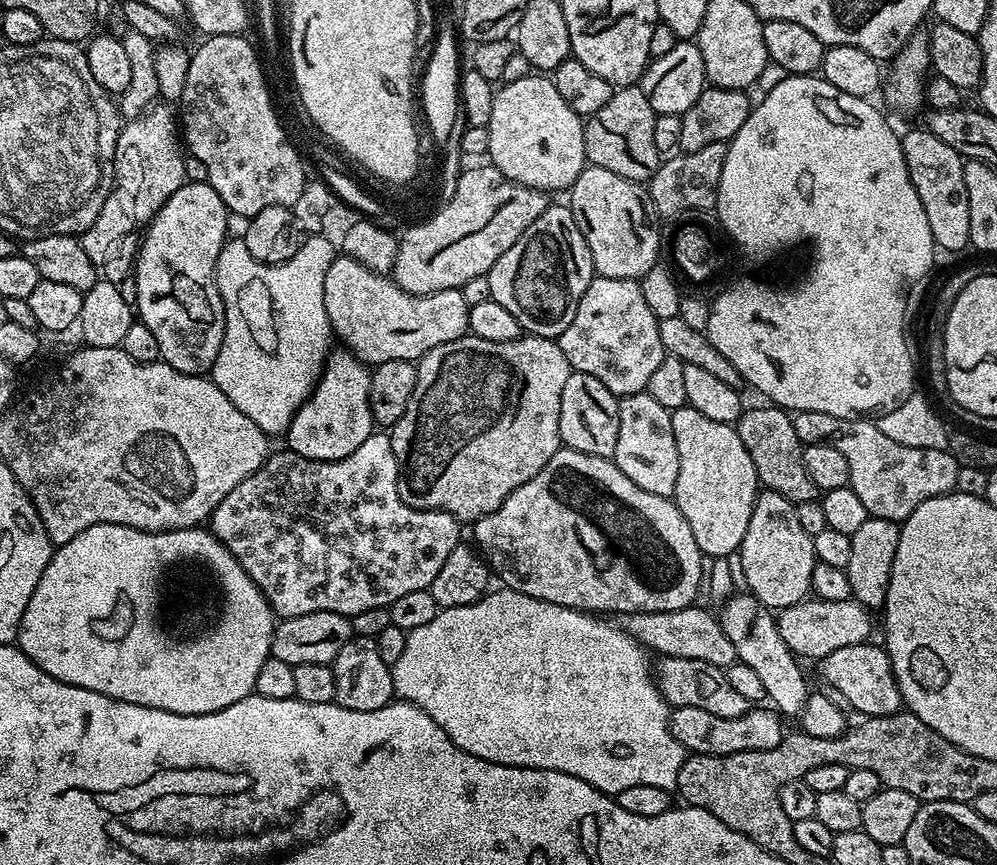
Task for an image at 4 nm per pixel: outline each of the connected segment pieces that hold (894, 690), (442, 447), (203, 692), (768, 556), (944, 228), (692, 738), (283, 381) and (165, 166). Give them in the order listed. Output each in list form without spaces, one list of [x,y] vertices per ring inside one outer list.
[[[872,643],[842,646],[842,650],[834,650],[834,654],[826,654],[826,658],[818,664],[820,680],[840,690],[843,697],[851,703],[853,713],[864,718],[889,716],[901,711],[902,708],[898,682],[894,678],[894,670],[887,651],[879,643],[876,643],[877,645]]]
[[[471,334],[458,338],[454,342],[439,344],[430,350],[416,364],[416,385],[414,394],[410,394],[410,406],[406,406],[406,414],[398,418],[398,422],[390,430],[392,449],[398,465],[398,494],[406,506],[418,510],[438,510],[448,512],[461,522],[475,522],[486,514],[498,510],[502,502],[518,486],[530,482],[550,458],[561,448],[560,431],[558,430],[558,414],[562,410],[562,390],[566,386],[566,378],[570,378],[572,367],[566,362],[566,354],[562,354],[559,343],[550,336],[533,336],[521,334],[517,340],[510,342],[489,342],[486,338],[478,338]]]
[[[99,524],[90,526],[90,530],[82,530],[82,534],[70,538],[70,542],[59,545],[53,551],[46,570],[42,570],[42,578],[38,578],[38,586],[34,586],[34,594],[30,594],[26,614],[22,614],[18,646],[39,668],[46,670],[50,678],[58,678],[58,682],[63,684],[94,690],[115,700],[134,702],[138,706],[197,716],[226,710],[226,706],[234,706],[234,702],[255,693],[258,670],[262,670],[262,662],[272,655],[272,635],[277,623],[278,617],[260,587],[253,582],[250,574],[246,574],[246,570],[242,570],[234,554],[230,554],[230,550],[226,550],[224,543],[207,527],[143,532],[121,524]]]
[[[764,490],[757,495],[750,514],[746,538],[742,538],[738,553],[739,575],[748,583],[747,591],[763,602],[767,608],[789,608],[809,599],[812,592],[812,575],[818,563],[814,554],[812,536],[798,523],[796,504],[780,493]]]
[[[927,127],[912,128],[900,136],[902,158],[906,158],[906,170],[910,174],[910,182],[914,182],[914,190],[918,190],[918,198],[922,202],[922,210],[926,210],[926,222],[930,222],[930,234],[933,245],[937,249],[945,248],[948,252],[960,252],[971,245],[970,238],[970,198],[966,198],[965,159],[954,150],[954,146],[946,146],[938,134],[928,131]]]
[[[698,706],[672,708],[670,719],[672,733],[681,746],[698,756],[725,756],[746,750],[774,750],[786,735],[785,721],[771,707],[752,706],[742,718],[718,718],[710,710],[698,710]]]
[[[309,235],[296,254],[281,264],[264,264],[256,261],[246,248],[243,238],[224,241],[222,254],[216,263],[216,285],[224,303],[224,337],[218,350],[210,378],[269,437],[287,433],[296,411],[308,401],[312,389],[324,370],[334,348],[332,323],[326,314],[326,298],[322,298],[322,286],[326,282],[326,270],[338,255],[338,248],[321,235]]]
[[[165,103],[149,107],[119,129],[113,156],[112,198],[133,223],[146,224],[186,182],[184,144],[175,113]]]

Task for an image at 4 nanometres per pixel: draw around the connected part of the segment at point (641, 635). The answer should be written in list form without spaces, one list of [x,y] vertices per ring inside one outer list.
[[[699,606],[665,612],[626,612],[619,617],[618,627],[643,644],[649,653],[657,652],[660,658],[673,656],[705,660],[725,670],[737,663],[734,645],[726,636],[726,630],[722,630],[719,619]]]

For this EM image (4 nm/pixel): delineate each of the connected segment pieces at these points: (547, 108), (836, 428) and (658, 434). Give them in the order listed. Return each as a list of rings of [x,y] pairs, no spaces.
[[[530,74],[526,78],[518,78],[518,82],[501,83],[495,89],[494,111],[490,114],[488,133],[490,146],[487,159],[508,180],[533,188],[545,194],[571,189],[572,183],[586,166],[584,155],[584,120],[562,99],[562,94],[554,86],[554,82],[544,74]]]
[[[819,410],[791,413],[795,433],[803,445],[825,444],[846,458],[850,466],[848,487],[862,498],[869,516],[903,522],[922,502],[938,498],[955,489],[958,470],[962,465],[947,450],[918,450],[914,446],[898,446],[878,430],[868,418],[851,416],[838,418],[834,414],[821,414]]]
[[[646,390],[623,397],[618,410],[618,446],[614,457],[618,470],[622,470],[634,486],[642,486],[642,490],[650,490],[650,494],[672,498],[678,486],[679,457],[670,409],[654,402]]]

